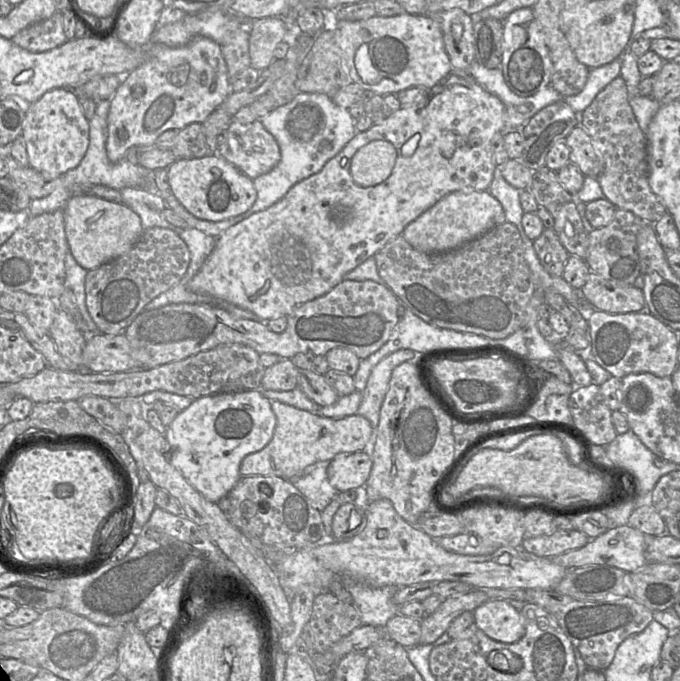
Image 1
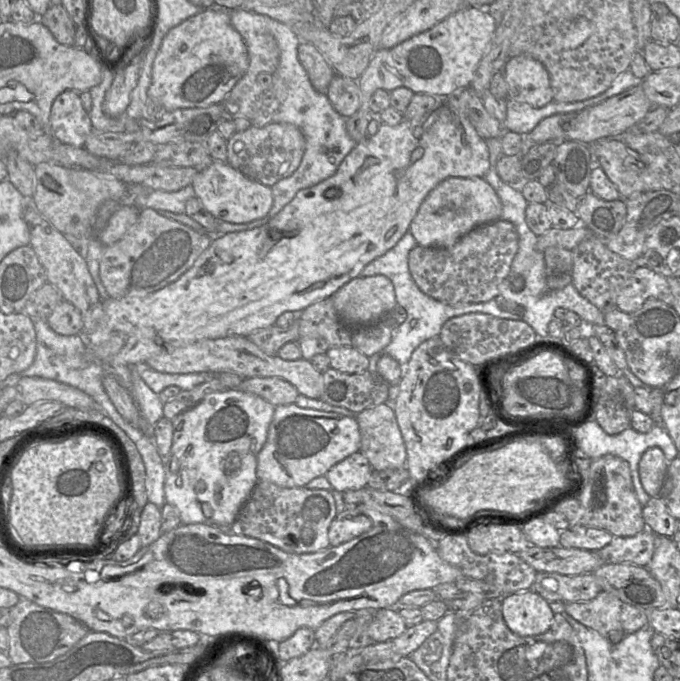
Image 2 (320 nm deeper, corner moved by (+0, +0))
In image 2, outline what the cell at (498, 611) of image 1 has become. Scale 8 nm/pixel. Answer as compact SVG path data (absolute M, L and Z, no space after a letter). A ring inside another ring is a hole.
M532 589L503 596L502 614L508 628L521 637L546 632L554 618L549 602Z

